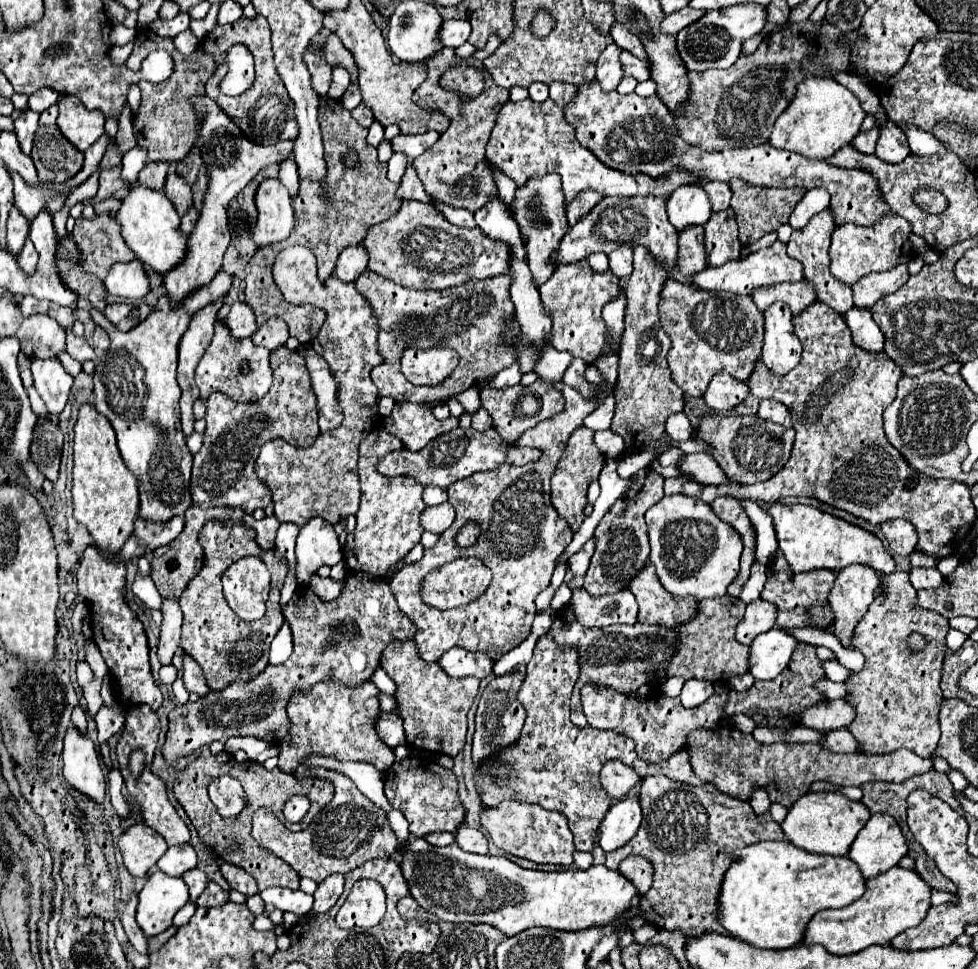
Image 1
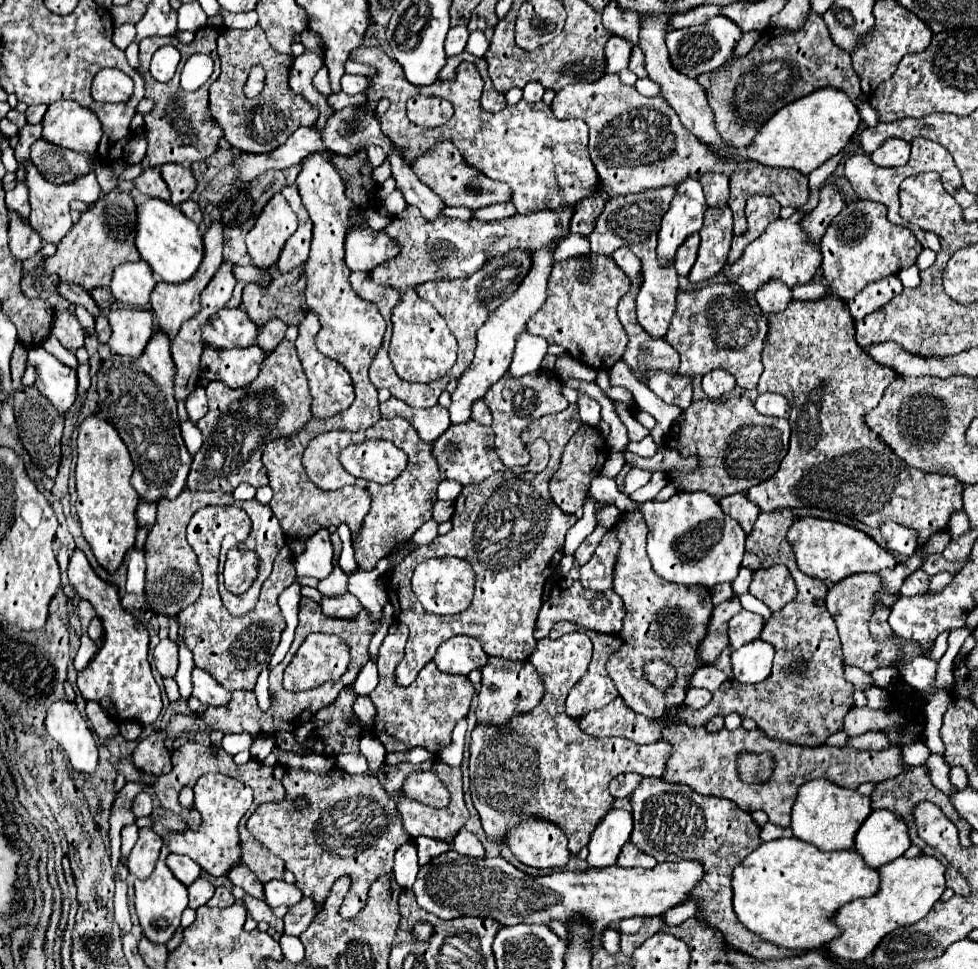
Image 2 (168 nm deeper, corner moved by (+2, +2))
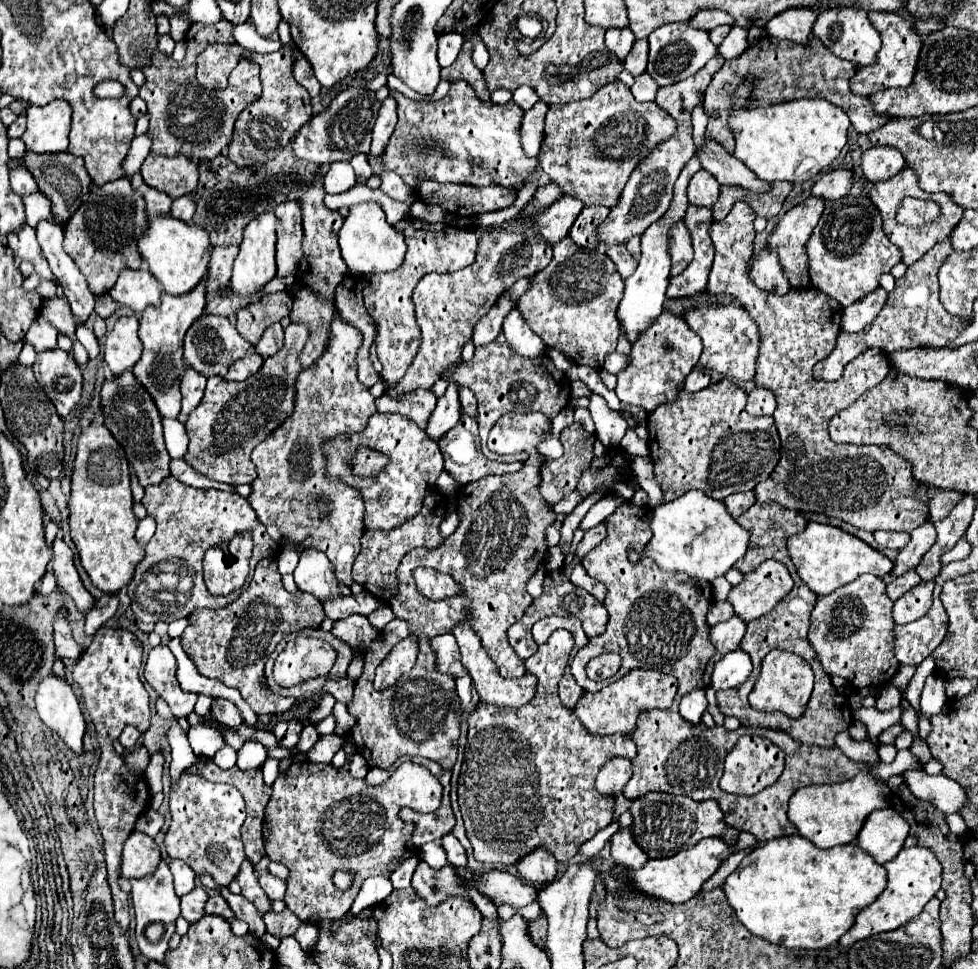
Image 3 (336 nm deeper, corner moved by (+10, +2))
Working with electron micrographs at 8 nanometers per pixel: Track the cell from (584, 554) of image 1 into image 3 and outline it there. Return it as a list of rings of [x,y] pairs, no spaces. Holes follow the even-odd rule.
[[[601,522],[601,524],[597,524],[595,528],[591,528],[591,530],[583,536],[583,540],[581,540],[579,546],[577,546],[575,556],[577,556],[577,558],[583,558],[589,550],[593,550],[599,542],[603,542],[605,536],[607,536],[607,532],[605,532],[605,524]]]

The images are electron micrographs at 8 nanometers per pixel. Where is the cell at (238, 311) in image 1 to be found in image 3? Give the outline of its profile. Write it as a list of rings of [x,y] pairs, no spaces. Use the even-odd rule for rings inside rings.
[[[205,314],[201,320],[197,320],[185,336],[185,360],[187,364],[197,370],[199,374],[203,374],[205,378],[213,378],[213,376],[225,376],[229,366],[243,358],[247,352],[251,350],[251,346],[247,344],[247,340],[241,338],[241,334],[235,330],[235,326],[231,324],[229,318],[225,316],[209,316]]]

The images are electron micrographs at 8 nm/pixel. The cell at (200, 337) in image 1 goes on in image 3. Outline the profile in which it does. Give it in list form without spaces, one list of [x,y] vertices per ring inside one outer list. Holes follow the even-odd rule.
[[[237,244],[229,246],[213,246],[211,262],[209,262],[209,280],[207,280],[207,292],[217,292],[219,284],[227,284],[233,270],[233,260],[239,252]]]

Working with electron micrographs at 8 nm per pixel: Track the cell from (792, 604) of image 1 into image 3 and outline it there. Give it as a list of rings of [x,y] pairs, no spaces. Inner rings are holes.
[[[765,560],[755,572],[747,574],[739,586],[735,586],[727,602],[733,604],[735,614],[743,622],[751,622],[775,608],[775,604],[787,596],[793,588],[793,578],[785,564],[777,560]]]

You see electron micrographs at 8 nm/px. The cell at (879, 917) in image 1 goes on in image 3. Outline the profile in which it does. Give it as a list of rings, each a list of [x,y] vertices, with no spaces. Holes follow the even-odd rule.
[[[913,846],[913,848],[903,848],[893,860],[883,864],[887,870],[887,888],[883,894],[865,910],[857,914],[857,920],[853,928],[839,940],[843,946],[851,946],[857,940],[863,940],[871,934],[879,932],[891,932],[897,930],[899,926],[907,924],[913,920],[917,914],[921,914],[923,906],[937,894],[941,888],[941,864],[935,858],[935,854],[925,848],[925,846]]]

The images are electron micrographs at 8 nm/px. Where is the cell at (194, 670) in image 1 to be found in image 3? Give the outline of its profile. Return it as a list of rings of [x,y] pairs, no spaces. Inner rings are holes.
[[[213,698],[211,714],[223,726],[241,726],[241,724],[245,724],[245,720],[241,716],[241,710],[233,702],[223,700],[223,698]]]

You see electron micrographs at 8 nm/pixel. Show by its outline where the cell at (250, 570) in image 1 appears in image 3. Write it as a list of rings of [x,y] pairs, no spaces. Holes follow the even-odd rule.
[[[167,476],[161,484],[147,486],[143,496],[143,506],[147,514],[157,520],[157,530],[151,542],[147,544],[147,556],[137,566],[133,580],[127,586],[127,594],[131,598],[131,610],[137,620],[145,624],[155,622],[173,622],[177,618],[187,618],[195,608],[223,608],[233,602],[239,594],[213,596],[207,592],[203,576],[201,576],[201,558],[203,552],[213,544],[213,538],[223,542],[223,538],[231,538],[237,532],[251,530],[253,534],[253,556],[251,568],[255,564],[277,552],[277,544],[267,536],[267,530],[257,522],[255,512],[249,508],[247,498],[241,498],[233,492],[221,490],[203,490],[181,484],[177,478]],[[175,600],[177,602],[175,602]],[[179,608],[179,612],[177,612]]]

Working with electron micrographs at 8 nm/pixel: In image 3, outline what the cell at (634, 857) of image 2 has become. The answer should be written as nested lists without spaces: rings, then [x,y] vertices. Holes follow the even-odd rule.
[[[621,828],[611,836],[611,856],[613,862],[619,866],[625,866],[629,870],[643,868],[647,864],[647,854],[639,848],[639,844],[633,840],[631,828]]]

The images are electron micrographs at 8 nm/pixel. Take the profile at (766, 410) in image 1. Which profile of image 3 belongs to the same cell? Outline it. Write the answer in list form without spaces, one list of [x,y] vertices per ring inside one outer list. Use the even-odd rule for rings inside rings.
[[[753,388],[747,396],[747,412],[755,416],[773,416],[775,412],[775,396],[767,388]]]

